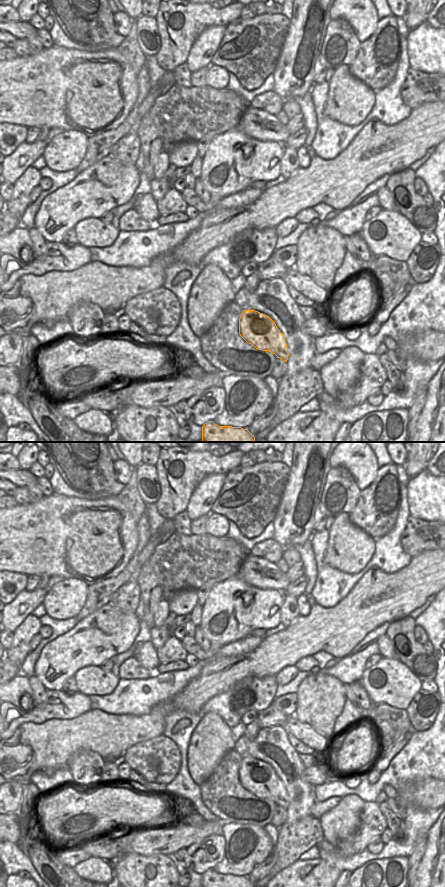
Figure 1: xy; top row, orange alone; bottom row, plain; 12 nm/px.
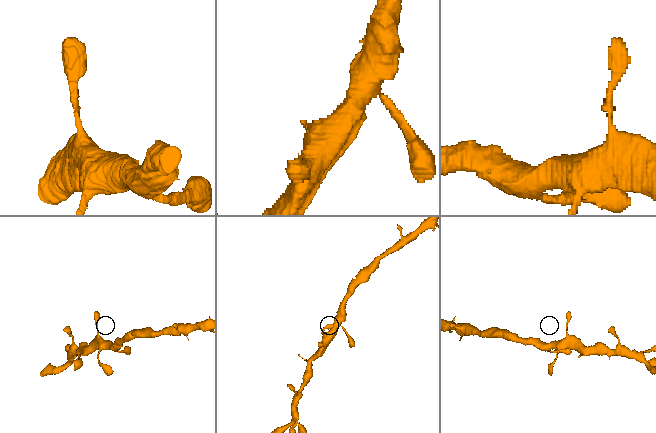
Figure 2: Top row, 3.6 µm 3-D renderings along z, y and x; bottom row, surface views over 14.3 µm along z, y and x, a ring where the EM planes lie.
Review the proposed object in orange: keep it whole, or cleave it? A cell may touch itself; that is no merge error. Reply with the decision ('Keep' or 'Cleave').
Keep.

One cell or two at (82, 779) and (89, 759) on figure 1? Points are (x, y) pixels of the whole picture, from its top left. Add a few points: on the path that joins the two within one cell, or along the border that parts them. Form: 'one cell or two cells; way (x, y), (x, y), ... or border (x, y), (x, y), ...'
one cell; way (85, 774), (88, 764)

